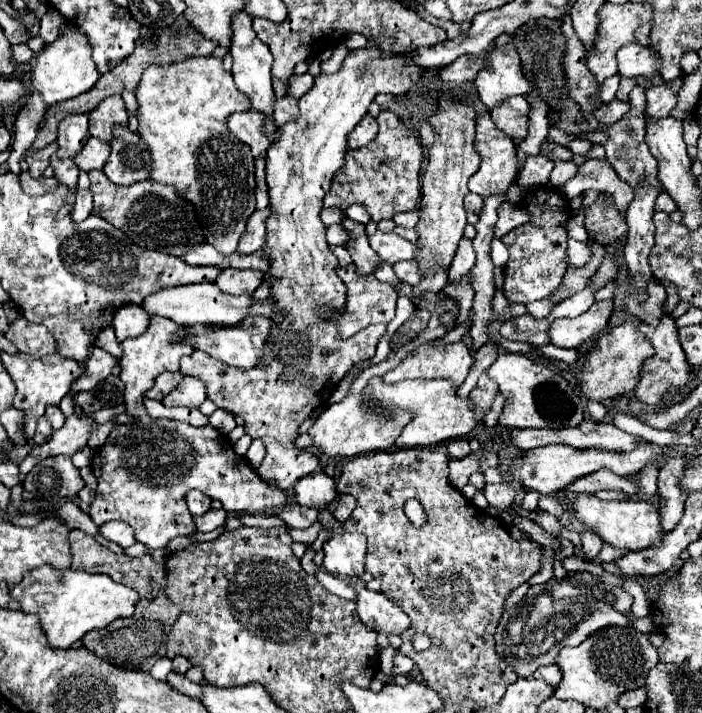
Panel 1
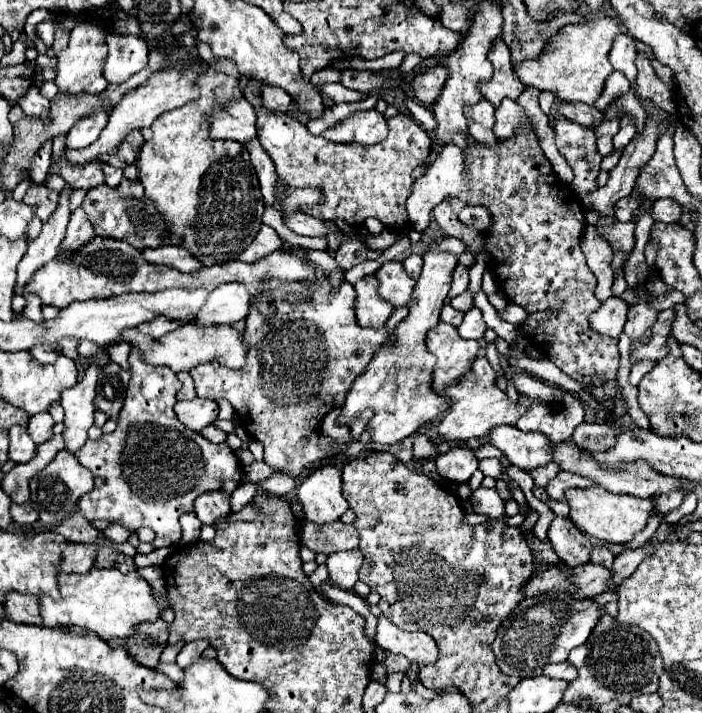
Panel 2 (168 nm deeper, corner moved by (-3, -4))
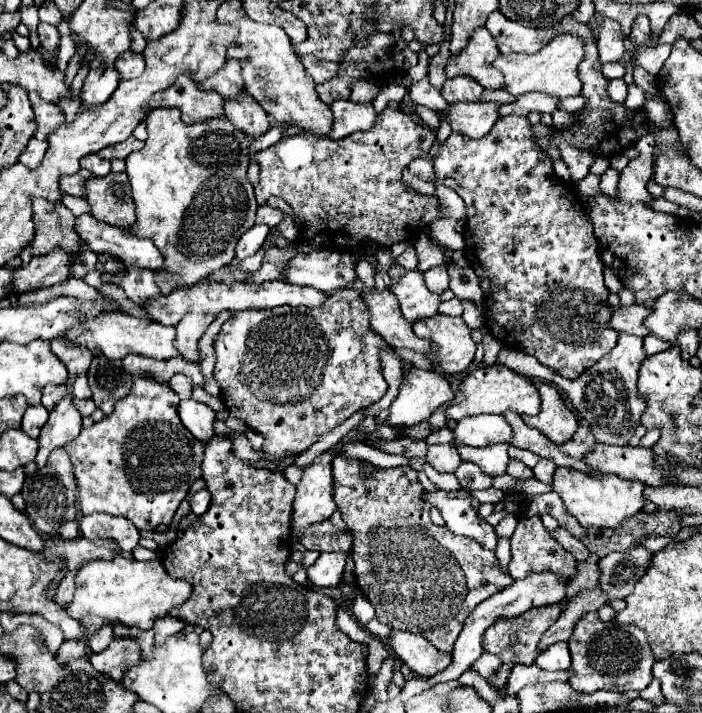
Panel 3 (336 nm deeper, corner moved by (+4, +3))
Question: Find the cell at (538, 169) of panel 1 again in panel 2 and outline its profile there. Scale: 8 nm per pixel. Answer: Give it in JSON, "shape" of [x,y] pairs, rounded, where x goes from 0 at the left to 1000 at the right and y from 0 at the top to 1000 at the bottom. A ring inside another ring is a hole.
{"shape":[[[718,139],[712,144],[712,150],[707,153],[707,173],[704,173],[704,189],[709,189],[709,195],[724,195],[732,189],[732,184],[738,181],[741,173],[749,173],[749,158],[744,156],[744,150],[735,142]]]}

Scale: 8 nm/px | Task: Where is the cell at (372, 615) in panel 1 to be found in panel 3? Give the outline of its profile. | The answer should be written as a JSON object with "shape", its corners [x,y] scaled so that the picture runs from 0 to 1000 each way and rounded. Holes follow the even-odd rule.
{"shape":[[[557,884],[551,892],[551,906],[583,934],[585,942],[603,951],[611,951],[642,931],[642,917],[631,917],[617,909],[617,903],[600,889]]]}

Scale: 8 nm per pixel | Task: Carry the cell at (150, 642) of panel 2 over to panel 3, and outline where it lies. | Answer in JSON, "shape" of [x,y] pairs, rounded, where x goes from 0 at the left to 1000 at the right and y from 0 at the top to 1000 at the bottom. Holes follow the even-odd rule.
{"shape":[[[187,892],[161,895],[158,903],[147,914],[130,920],[132,937],[141,940],[141,942],[152,942],[164,954],[172,954],[175,942],[181,937],[187,937],[184,931],[189,931],[189,928],[195,931],[198,926],[201,926],[198,898],[187,895]],[[192,917],[198,917],[198,923]]]}

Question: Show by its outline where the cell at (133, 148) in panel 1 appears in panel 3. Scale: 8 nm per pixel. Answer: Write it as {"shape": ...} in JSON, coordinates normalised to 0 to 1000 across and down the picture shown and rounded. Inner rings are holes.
{"shape":[[[138,216],[135,219],[121,219],[115,224],[115,236],[121,238],[130,238],[135,247],[152,247],[158,241],[158,230],[147,222],[141,222]]]}

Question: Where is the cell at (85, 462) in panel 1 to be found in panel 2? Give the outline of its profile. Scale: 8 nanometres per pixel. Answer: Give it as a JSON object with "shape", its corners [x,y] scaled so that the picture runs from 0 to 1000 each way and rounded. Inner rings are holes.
{"shape":[[[128,512],[120,520],[117,534],[105,543],[88,548],[85,568],[91,571],[91,604],[88,613],[94,616],[94,630],[108,635],[125,616],[125,602],[134,596],[134,557],[137,557],[137,532],[142,518]]]}

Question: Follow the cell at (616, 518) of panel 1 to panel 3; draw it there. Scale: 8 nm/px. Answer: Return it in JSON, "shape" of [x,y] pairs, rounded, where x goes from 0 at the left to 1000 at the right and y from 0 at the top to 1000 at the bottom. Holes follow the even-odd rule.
{"shape":[[[793,656],[788,687],[799,696],[808,718],[825,729],[830,741],[882,741],[887,729],[905,724],[916,712],[916,679],[887,673],[876,665],[836,668],[819,656]]]}

